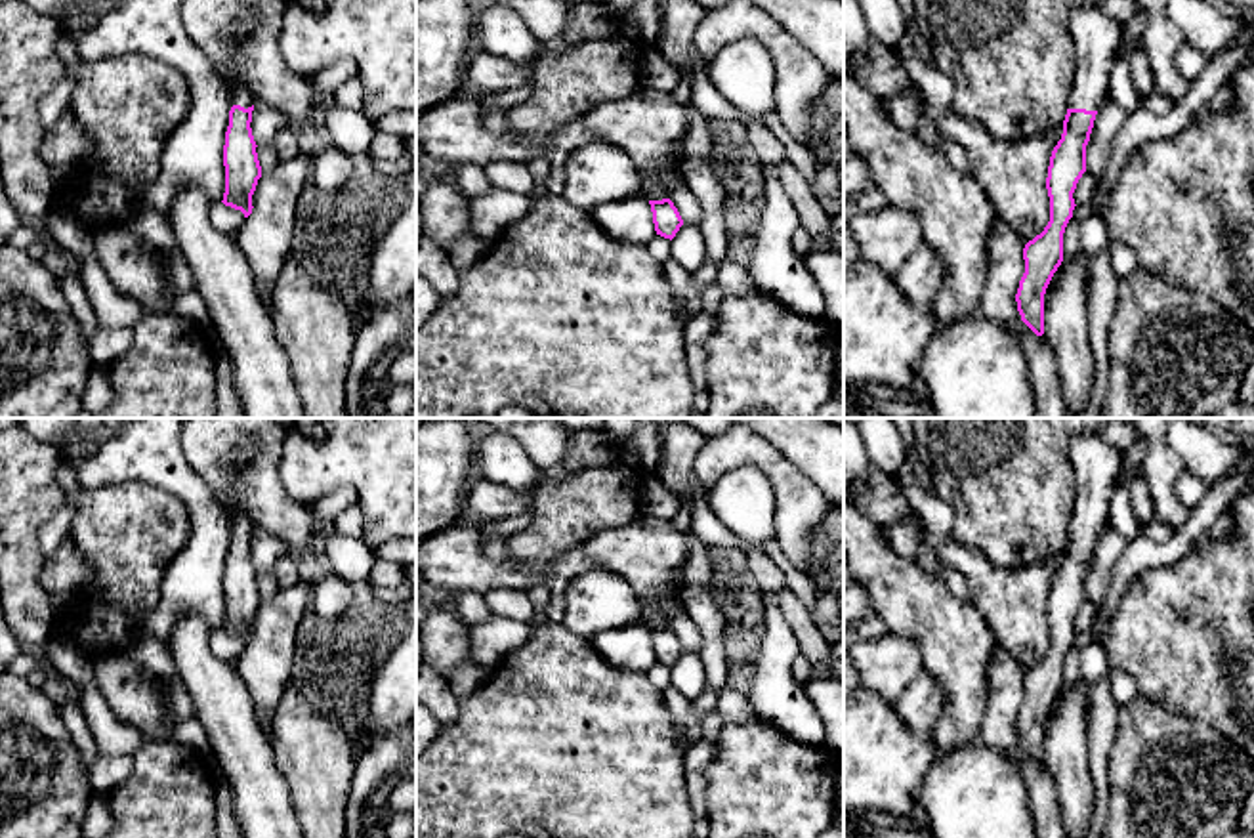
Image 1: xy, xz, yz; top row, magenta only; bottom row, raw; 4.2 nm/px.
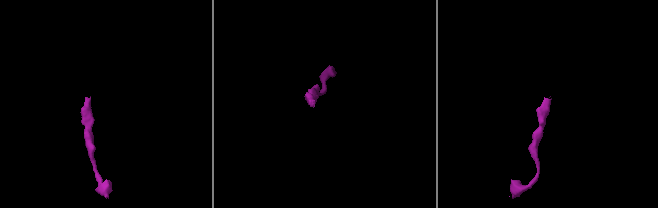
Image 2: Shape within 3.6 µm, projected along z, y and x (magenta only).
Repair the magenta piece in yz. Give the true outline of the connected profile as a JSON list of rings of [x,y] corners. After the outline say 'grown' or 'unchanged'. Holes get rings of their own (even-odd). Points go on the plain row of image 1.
[[[1080,431],[1069,445],[1069,460],[1076,479],[1076,500],[1063,548],[1063,561],[1052,578],[1046,617],[1050,649],[1023,676],[1025,701],[1015,722],[1021,748],[1044,762],[1044,722],[1063,689],[1063,660],[1073,645],[1078,607],[1086,599],[1086,573],[1099,533],[1109,521],[1109,506],[1120,473],[1120,449],[1097,431]]]; grown

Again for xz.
[[[670,626],[649,628],[649,632],[651,632],[657,662],[672,668],[676,660],[679,659],[679,655],[683,653],[683,647],[678,636],[674,634]]]; unchanged

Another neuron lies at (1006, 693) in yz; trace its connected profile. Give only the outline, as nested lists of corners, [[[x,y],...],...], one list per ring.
[[[996,645],[989,662],[989,693],[979,739],[1004,752],[1027,783],[1036,838],[1069,838],[1046,764],[1036,764],[1017,739],[1015,722],[1025,701],[1023,676],[1023,666]]]

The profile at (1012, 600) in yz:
[[[949,536],[939,546],[939,555],[964,576],[970,601],[983,615],[996,645],[1025,672],[1040,662],[1050,649],[1046,605],[1063,552],[1025,567],[996,567],[981,550],[966,548]]]

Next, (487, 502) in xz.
[[[481,477],[468,487],[466,508],[470,521],[494,523],[521,513],[525,506],[521,492],[510,487]]]

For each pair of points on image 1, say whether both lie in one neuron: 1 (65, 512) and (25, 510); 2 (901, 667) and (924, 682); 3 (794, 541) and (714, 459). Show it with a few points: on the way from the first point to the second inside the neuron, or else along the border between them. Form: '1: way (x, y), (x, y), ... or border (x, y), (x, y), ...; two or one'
1: border (58, 466), (63, 504), (39, 531), (46, 556); two
2: border (922, 670), (894, 703); two
3: way (794, 508), (791, 485), (760, 455), (747, 455); one

